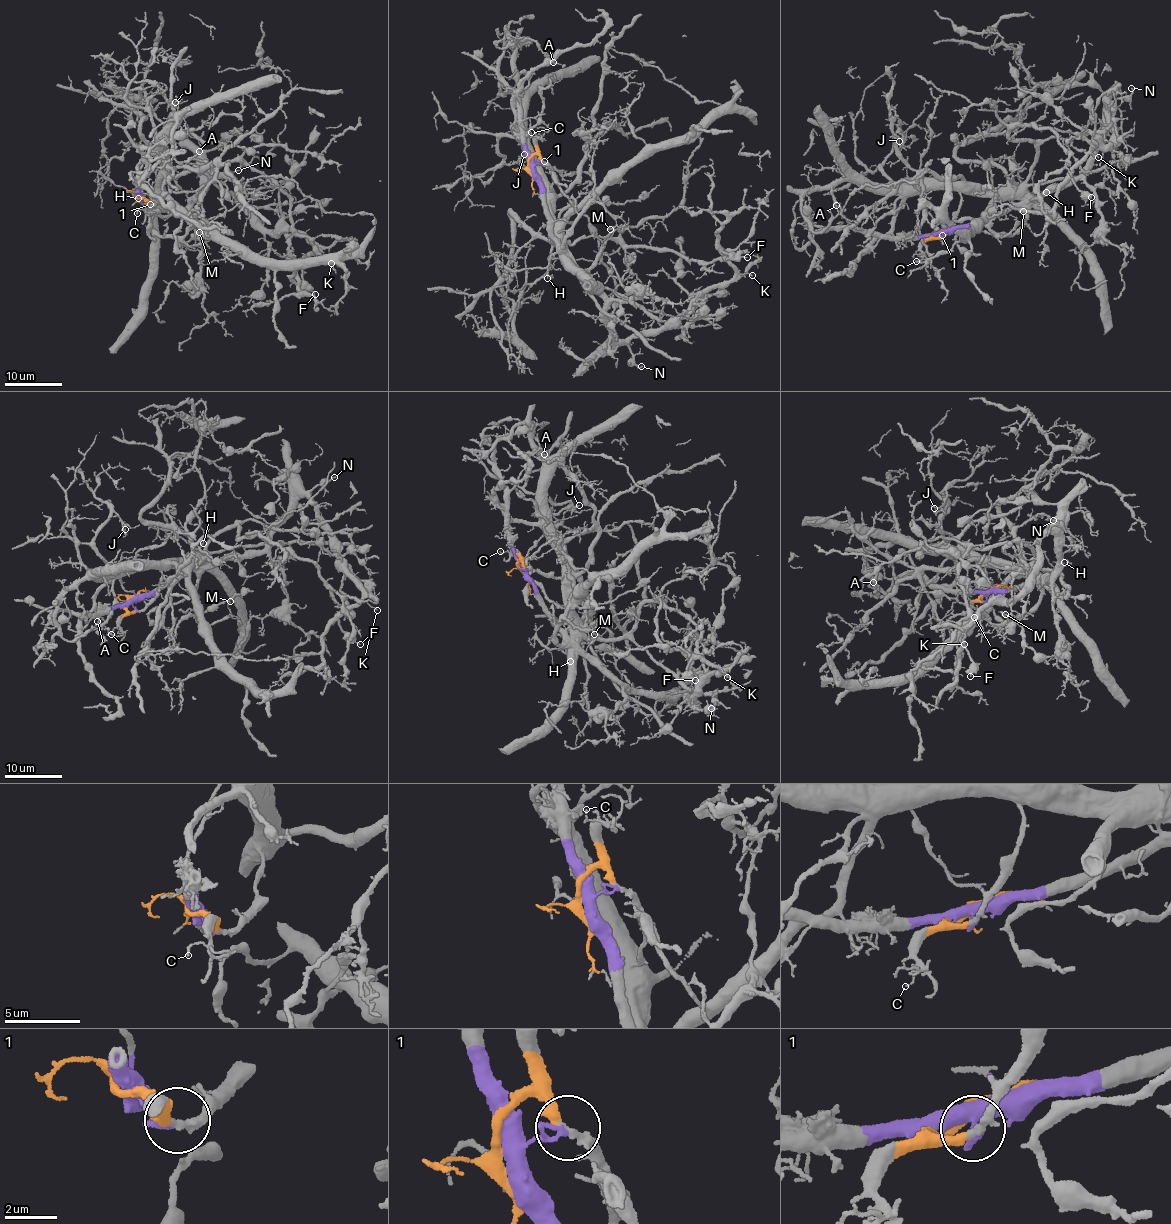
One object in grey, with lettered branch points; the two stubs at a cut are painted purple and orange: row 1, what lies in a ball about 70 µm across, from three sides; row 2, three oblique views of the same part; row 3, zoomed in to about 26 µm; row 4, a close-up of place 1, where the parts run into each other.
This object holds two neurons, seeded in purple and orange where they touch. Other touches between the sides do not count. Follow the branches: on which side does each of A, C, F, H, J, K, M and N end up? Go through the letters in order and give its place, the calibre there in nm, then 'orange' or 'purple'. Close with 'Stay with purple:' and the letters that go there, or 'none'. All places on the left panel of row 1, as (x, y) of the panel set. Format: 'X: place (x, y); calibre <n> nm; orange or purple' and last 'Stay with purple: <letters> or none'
A: place (199, 151); calibre 80 nm; orange
C: place (137, 213); calibre 100 nm; orange
F: place (315, 294); calibre 130 nm; purple
H: place (138, 198); calibre 160 nm; purple
J: place (175, 102); calibre 100 nm; orange
K: place (331, 263); calibre 100 nm; purple
M: place (199, 232); calibre 110 nm; purple
N: place (238, 170); calibre 130 nm; purple
Stay with purple: F, H, K, M, N

